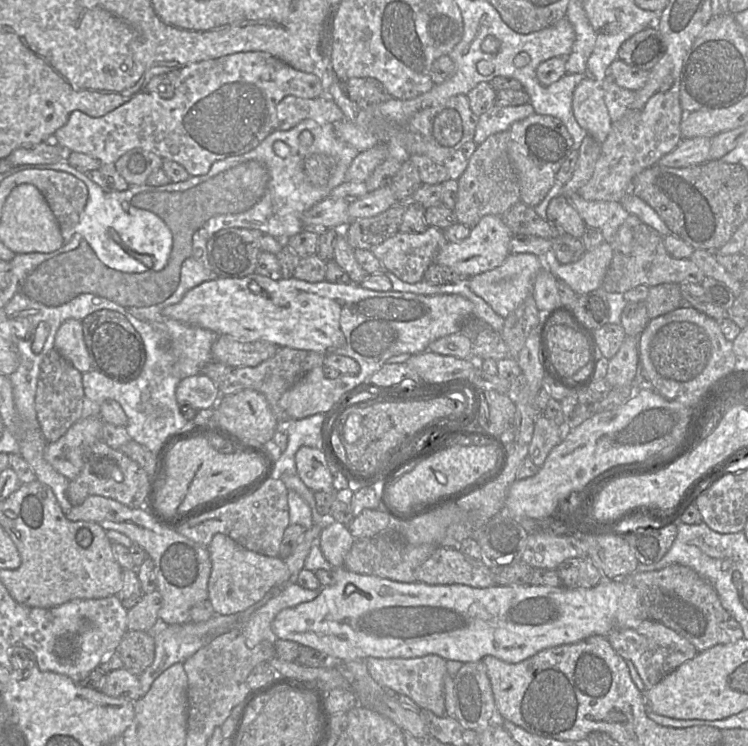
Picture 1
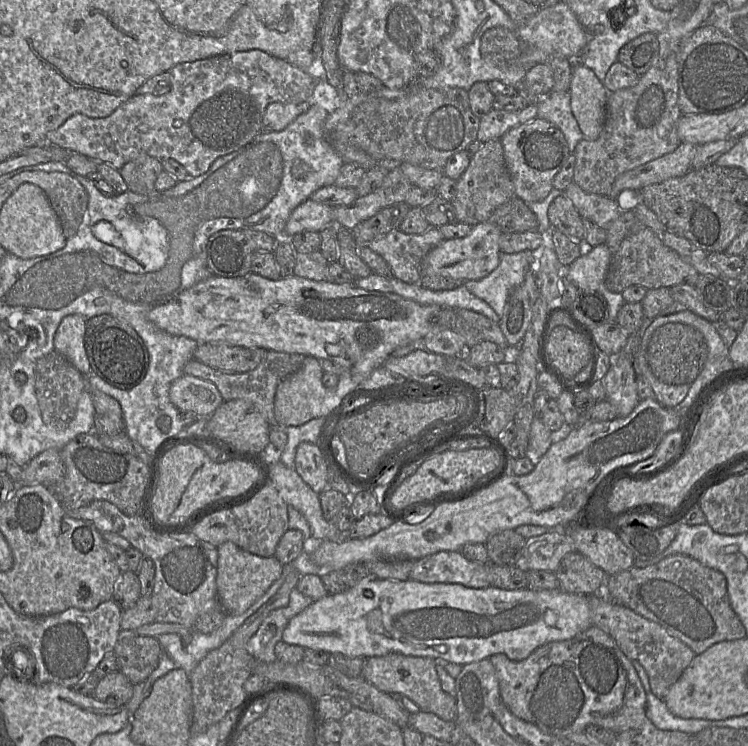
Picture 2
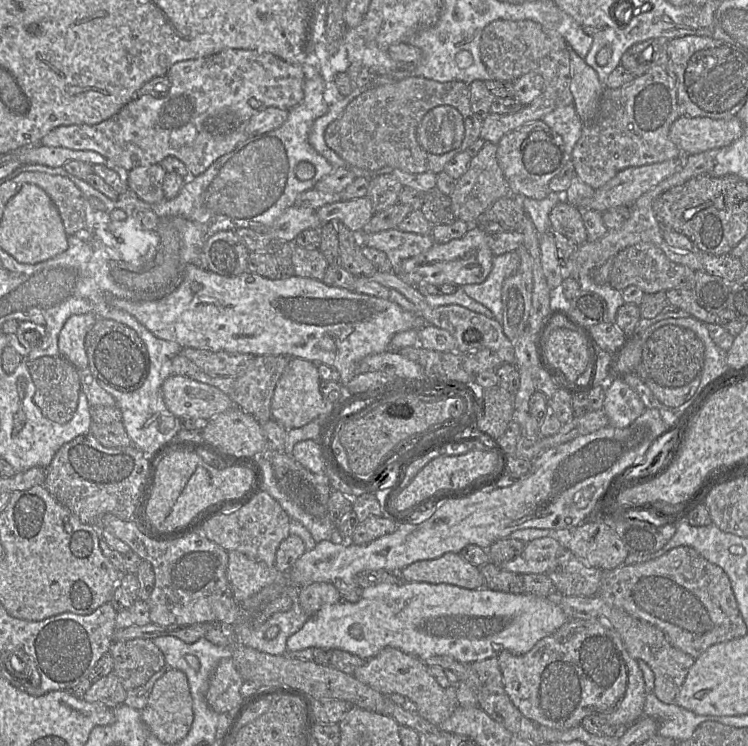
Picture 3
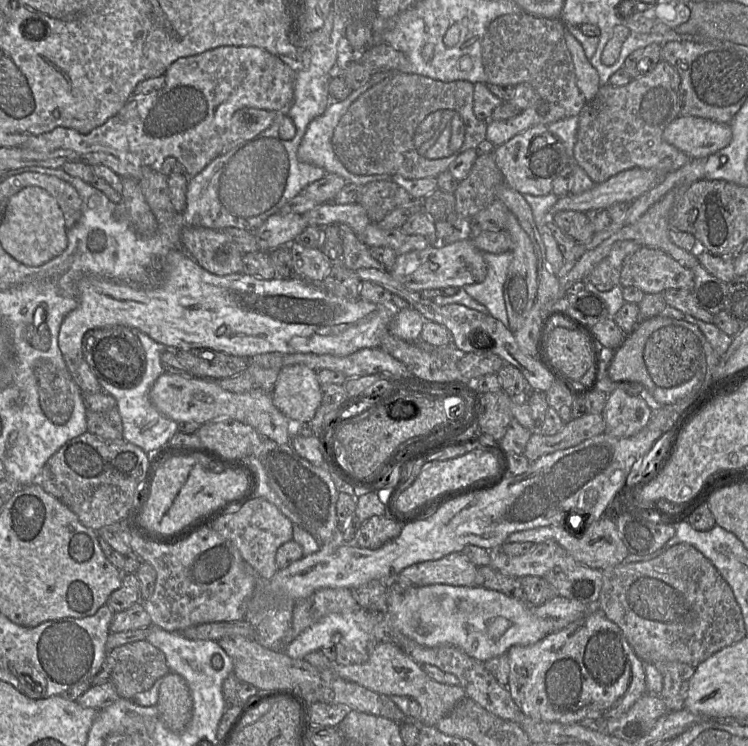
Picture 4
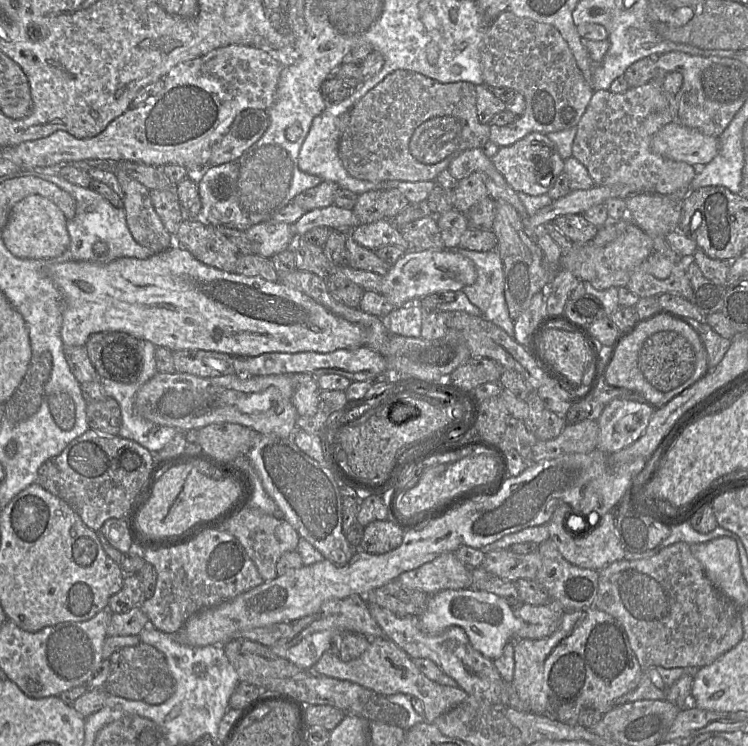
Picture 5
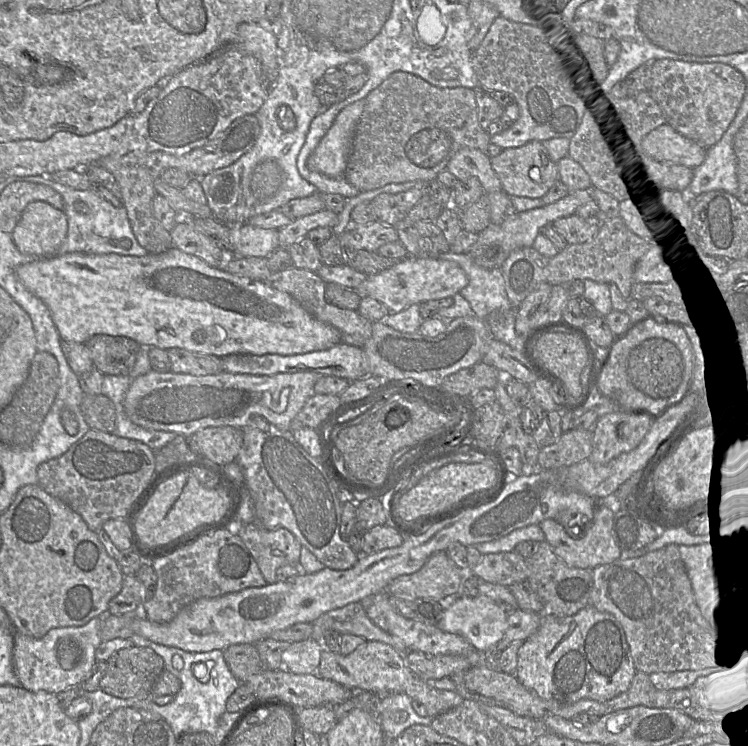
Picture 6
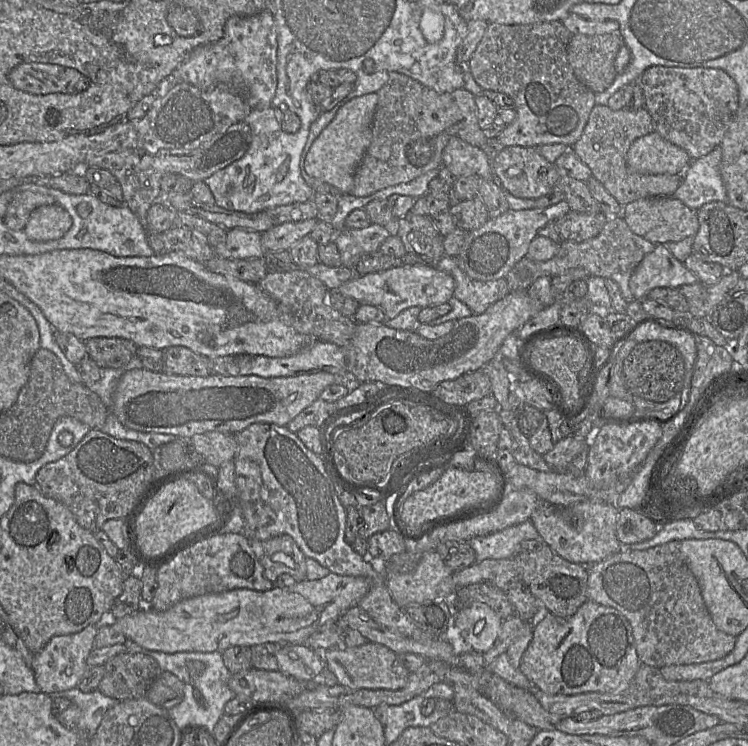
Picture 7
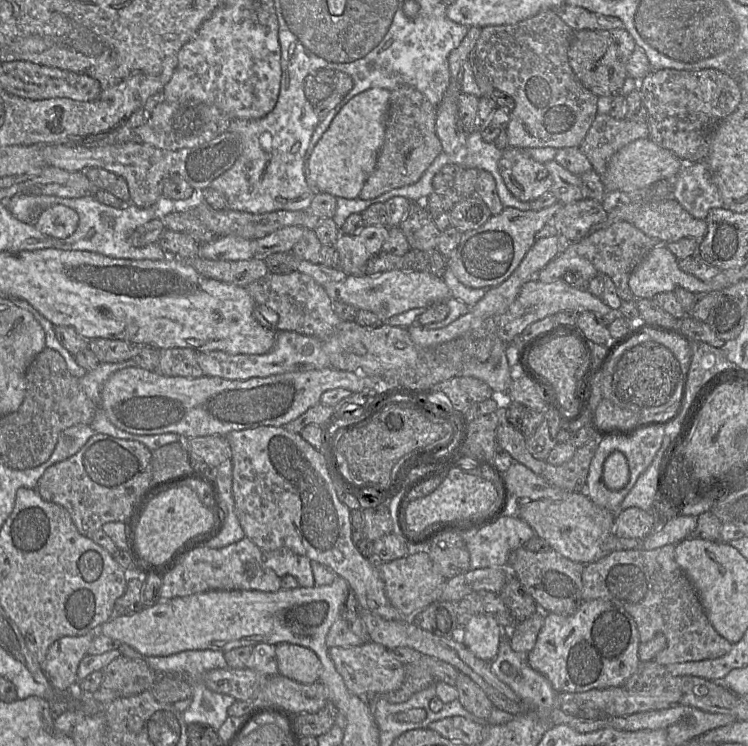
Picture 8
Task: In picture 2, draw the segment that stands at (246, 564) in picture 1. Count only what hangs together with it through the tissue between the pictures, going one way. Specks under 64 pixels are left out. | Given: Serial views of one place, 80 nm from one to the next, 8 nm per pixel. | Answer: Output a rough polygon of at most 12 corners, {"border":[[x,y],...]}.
{"border":[[217,546],[226,615],[245,612],[282,574],[275,557]]}

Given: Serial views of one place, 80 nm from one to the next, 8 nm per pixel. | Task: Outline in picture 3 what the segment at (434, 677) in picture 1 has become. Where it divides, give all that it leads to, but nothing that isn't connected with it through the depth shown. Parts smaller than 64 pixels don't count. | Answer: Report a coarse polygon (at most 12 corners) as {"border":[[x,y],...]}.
{"border":[[384,648],[353,676],[437,726],[458,707],[423,660]]}

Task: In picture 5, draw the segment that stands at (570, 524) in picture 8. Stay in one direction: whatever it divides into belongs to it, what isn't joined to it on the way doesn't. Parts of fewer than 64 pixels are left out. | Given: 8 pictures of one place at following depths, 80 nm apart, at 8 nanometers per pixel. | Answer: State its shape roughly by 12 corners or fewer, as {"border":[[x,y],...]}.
{"border":[[560,503],[546,524],[565,560],[599,571],[624,559],[615,507],[574,531]]}

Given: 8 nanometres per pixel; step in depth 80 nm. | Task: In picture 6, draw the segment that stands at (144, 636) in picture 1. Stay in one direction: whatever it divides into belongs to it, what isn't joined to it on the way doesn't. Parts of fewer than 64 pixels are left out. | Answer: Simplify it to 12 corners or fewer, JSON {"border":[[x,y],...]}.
{"border":[[149,647],[122,649],[107,661],[100,689],[150,699],[165,670]]}

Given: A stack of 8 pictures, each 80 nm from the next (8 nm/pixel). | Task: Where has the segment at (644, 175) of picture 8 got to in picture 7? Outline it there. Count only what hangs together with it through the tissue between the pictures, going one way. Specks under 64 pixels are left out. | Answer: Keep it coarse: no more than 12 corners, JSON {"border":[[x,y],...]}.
{"border":[[655,131],[626,155],[641,174],[683,174],[684,149]]}

